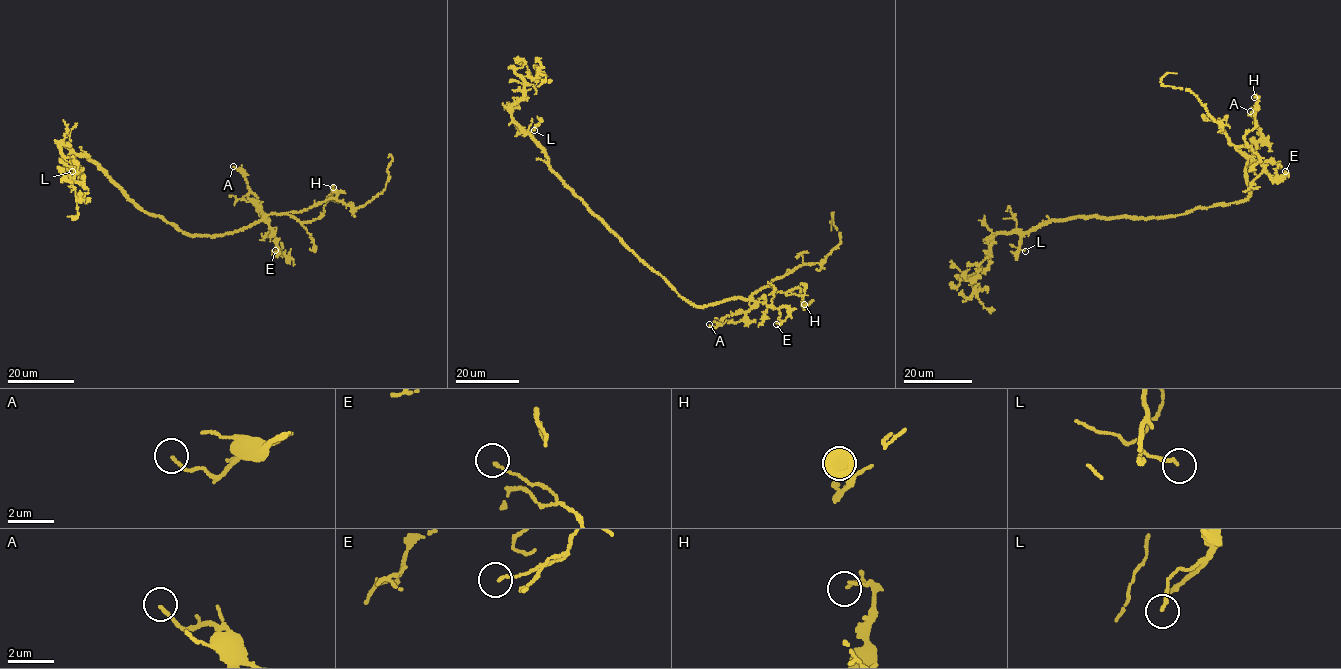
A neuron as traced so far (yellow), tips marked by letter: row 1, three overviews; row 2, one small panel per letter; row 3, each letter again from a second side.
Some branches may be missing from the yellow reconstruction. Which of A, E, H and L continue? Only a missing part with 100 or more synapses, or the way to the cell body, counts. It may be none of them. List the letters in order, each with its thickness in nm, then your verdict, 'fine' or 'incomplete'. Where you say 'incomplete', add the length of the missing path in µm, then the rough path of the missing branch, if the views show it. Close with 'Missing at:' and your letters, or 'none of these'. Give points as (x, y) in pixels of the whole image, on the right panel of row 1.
A: calibre 110 nm; fine
E: calibre 100 nm; fine
H: calibre 120 nm; fine
L: calibre 120 nm; fine
Missing at: none of these

